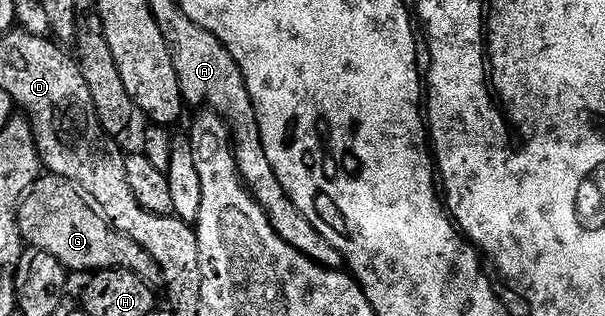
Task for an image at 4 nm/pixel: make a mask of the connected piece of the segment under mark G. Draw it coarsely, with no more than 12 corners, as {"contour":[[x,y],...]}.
{"contour":[[45,173],[17,212],[20,237],[68,272],[160,265],[76,183]]}

